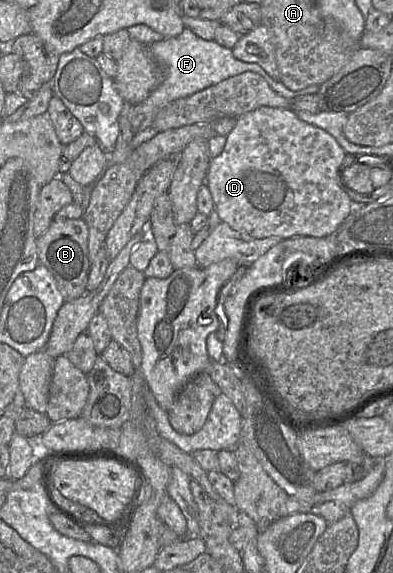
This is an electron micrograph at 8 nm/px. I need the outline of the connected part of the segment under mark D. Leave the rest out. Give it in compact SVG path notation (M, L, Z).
M263 106L237 118L235 127L226 136L222 152L218 156L211 158L209 162L205 183L212 195L214 210L219 219L242 234L257 239L268 237L288 239L296 236L326 237L338 229L355 207L341 183L341 164L345 154L345 150L333 136L319 127L304 122L293 110Z

